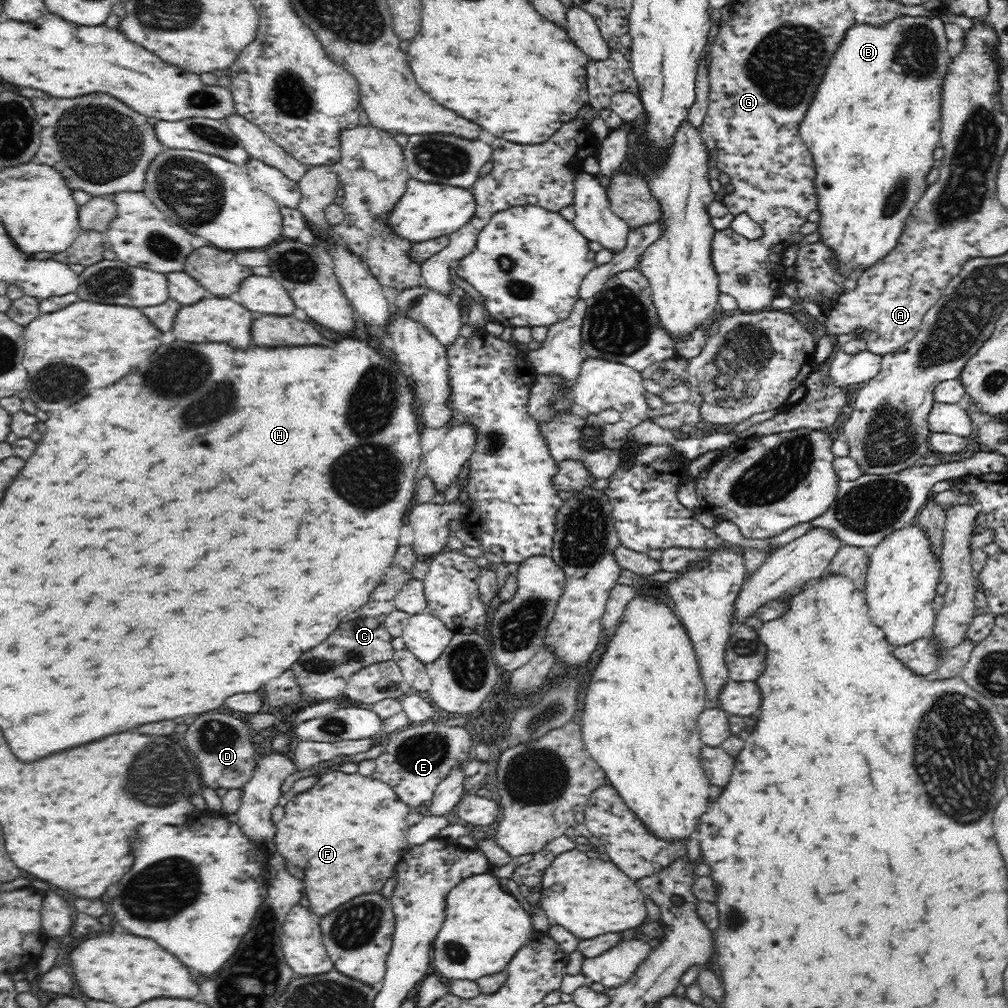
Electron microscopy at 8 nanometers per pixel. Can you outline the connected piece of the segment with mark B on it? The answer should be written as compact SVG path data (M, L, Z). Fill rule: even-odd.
M939 15L932 17L903 16L891 20L883 27L856 25L848 29L844 41L836 50L832 62L828 64L828 70L826 70L813 96L811 106L808 108L805 118L799 126L801 139L810 149L815 162L816 176L814 176L813 184L817 193L816 197L818 197L816 210L820 214L816 230L819 233L818 241L832 251L834 269L838 271L838 275L844 277L844 280L851 277L854 273L858 273L858 276L860 276L867 268L887 257L895 249L912 207L918 202L919 198L922 198L922 195L927 190L926 175L932 168L934 149L940 145L941 139L941 96L943 84L953 60L950 54L948 54L947 43L949 38L946 36L944 24Z

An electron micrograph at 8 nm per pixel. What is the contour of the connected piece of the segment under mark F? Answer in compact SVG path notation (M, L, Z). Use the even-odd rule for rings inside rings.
M329 770L323 773L321 778L314 784L310 790L297 794L290 802L288 802L284 808L284 816L277 824L276 834L273 835L273 844L275 846L275 855L284 856L288 862L300 866L304 870L304 886L306 886L306 898L310 900L310 910L318 916L326 916L330 914L334 908L342 906L344 902L360 896L360 894L370 894L370 892L380 892L382 886L386 884L386 880L392 877L395 872L396 864L400 862L400 859L406 854L410 847L407 839L407 832L409 829L408 821L408 807L400 797L396 796L394 789L388 786L385 782L376 780L372 777L364 777L360 773L345 774L341 771Z

